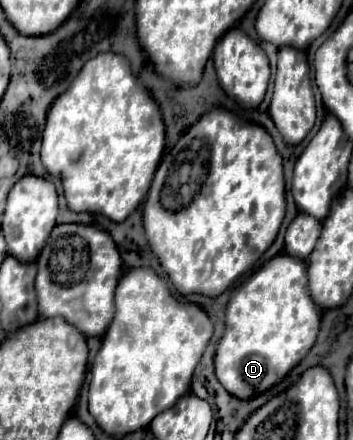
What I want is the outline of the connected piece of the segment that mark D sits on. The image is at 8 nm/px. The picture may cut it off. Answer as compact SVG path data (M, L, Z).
M281 252L267 260L247 282L243 282L233 292L227 304L225 334L215 354L215 374L229 394L245 400L259 392L265 392L277 380L281 380L293 366L297 366L315 344L321 324L321 312L309 294L305 270L307 264L303 264L301 258L289 258L289 254Z

